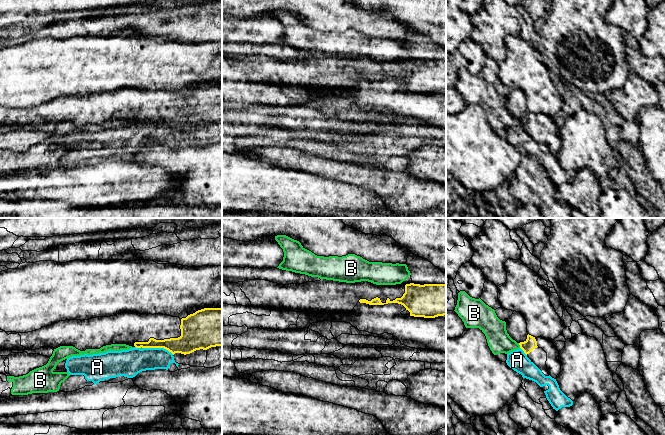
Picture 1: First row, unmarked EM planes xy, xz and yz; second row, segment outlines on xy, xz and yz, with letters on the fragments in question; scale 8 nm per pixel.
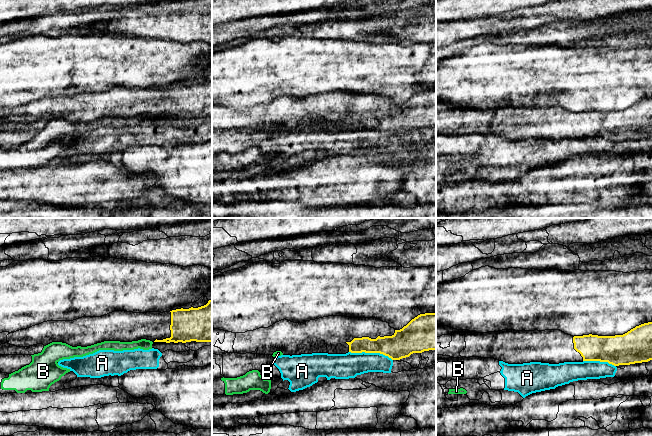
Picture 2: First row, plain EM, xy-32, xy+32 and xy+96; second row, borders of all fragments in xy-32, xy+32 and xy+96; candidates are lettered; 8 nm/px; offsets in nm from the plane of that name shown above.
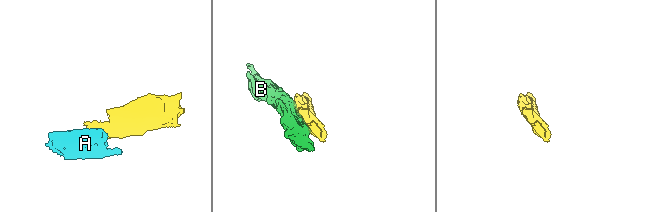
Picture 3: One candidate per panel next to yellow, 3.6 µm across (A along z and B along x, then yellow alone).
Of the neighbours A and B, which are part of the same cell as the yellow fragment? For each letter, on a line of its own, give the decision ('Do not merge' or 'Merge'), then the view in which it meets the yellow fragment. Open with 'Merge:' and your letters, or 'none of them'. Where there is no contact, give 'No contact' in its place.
Merge: none of them
A: Do not merge. Touches yellow in xy
B: Do not merge. Touches yellow in yz

